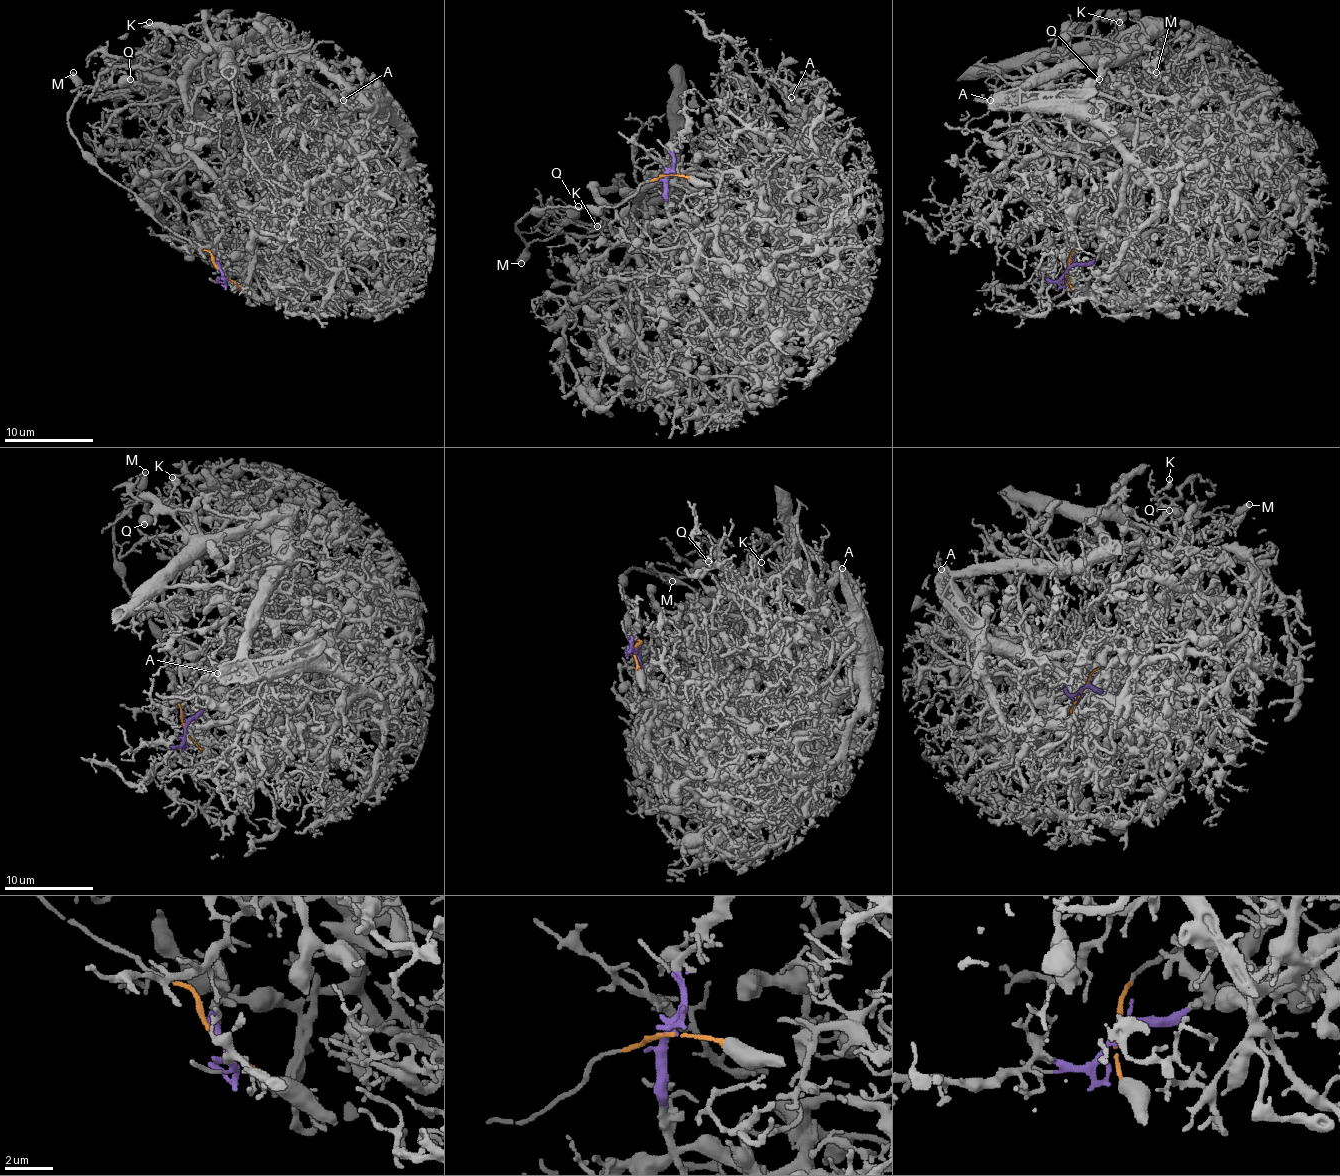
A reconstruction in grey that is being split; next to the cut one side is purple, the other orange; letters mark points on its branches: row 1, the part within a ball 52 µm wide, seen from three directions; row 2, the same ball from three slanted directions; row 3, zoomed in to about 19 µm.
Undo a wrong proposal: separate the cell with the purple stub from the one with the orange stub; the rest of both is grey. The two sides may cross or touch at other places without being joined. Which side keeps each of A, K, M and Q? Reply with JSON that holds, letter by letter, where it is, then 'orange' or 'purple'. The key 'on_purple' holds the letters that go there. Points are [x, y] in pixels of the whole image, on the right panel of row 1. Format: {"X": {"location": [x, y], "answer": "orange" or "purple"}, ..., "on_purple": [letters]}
{"A": {"location": [990, 100], "answer": "purple"}, "K": {"location": [1119, 22], "answer": "purple"}, "M": {"location": [1156, 72], "answer": "orange"}, "Q": {"location": [1099, 79], "answer": "orange"}, "on_purple": ["A", "K"]}

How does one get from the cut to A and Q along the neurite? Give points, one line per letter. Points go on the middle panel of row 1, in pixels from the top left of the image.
A: (668, 174), (668, 217), (692, 241), (786, 252), (826, 197), (817, 123), (790, 97)
Q: (668, 174), (645, 181), (610, 208), (534, 208), (516, 223), (521, 237), (527, 243), (552, 237), (579, 206)

